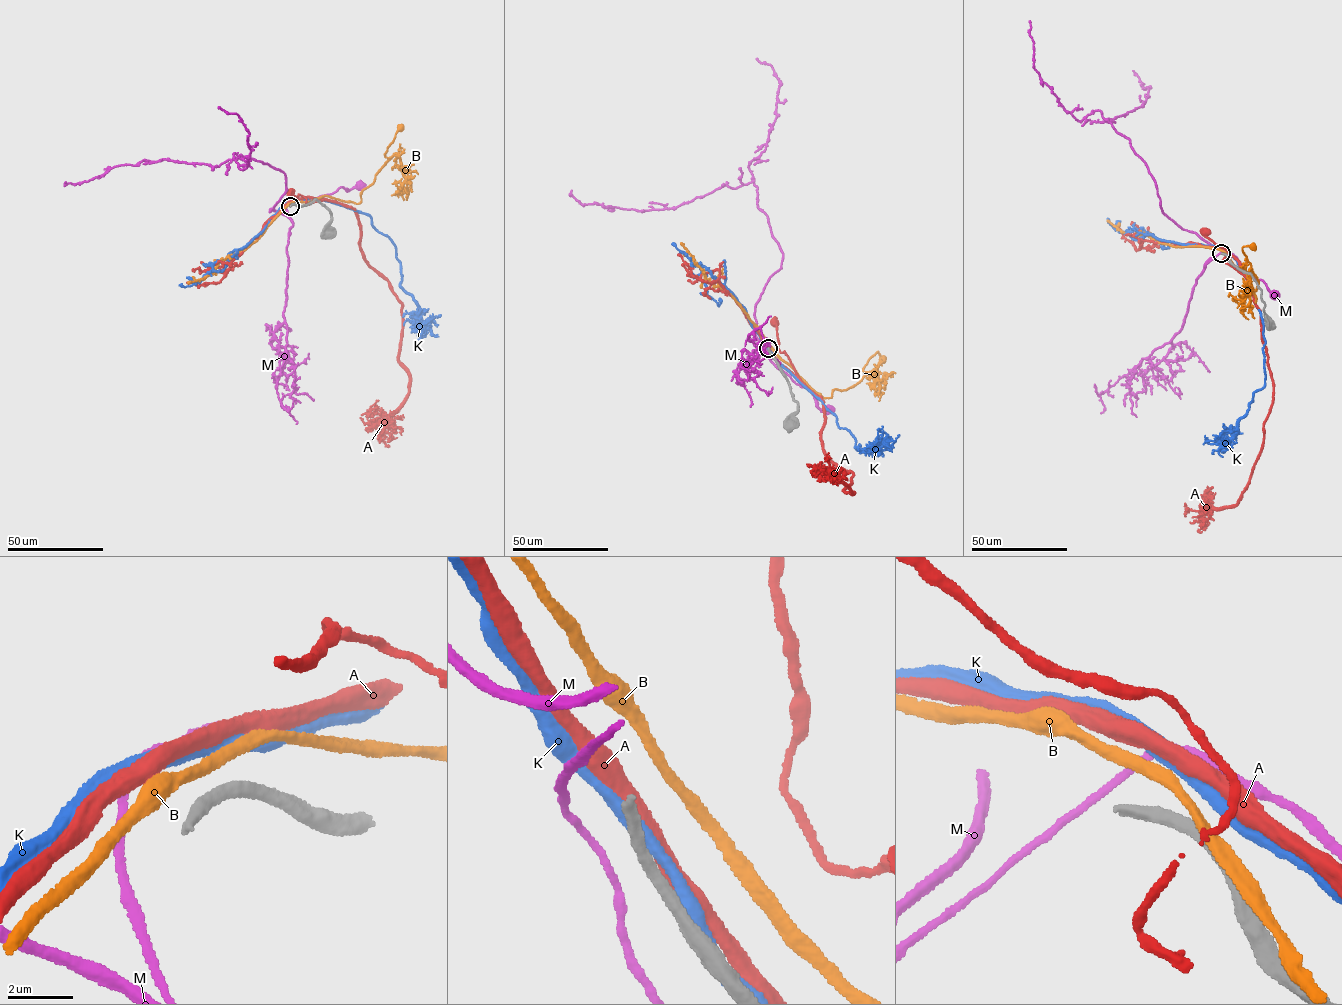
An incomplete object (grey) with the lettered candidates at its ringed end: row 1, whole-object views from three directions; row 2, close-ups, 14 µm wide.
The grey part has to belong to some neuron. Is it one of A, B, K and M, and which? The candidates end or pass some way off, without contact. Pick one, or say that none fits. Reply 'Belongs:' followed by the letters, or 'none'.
Belongs: none

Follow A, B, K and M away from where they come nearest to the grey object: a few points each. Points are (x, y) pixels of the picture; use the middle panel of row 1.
A: (767, 347), (798, 377), (785, 351), (780, 352), (778, 348), (773, 321)
B: (770, 346), (823, 398), (858, 383), (877, 351), (882, 359)
K: (767, 348), (819, 398), (839, 427), (848, 430), (857, 450), (860, 445), (874, 452), (882, 426)
M: (765, 347), (777, 367), (796, 384), (809, 389), (818, 407), (829, 409)

